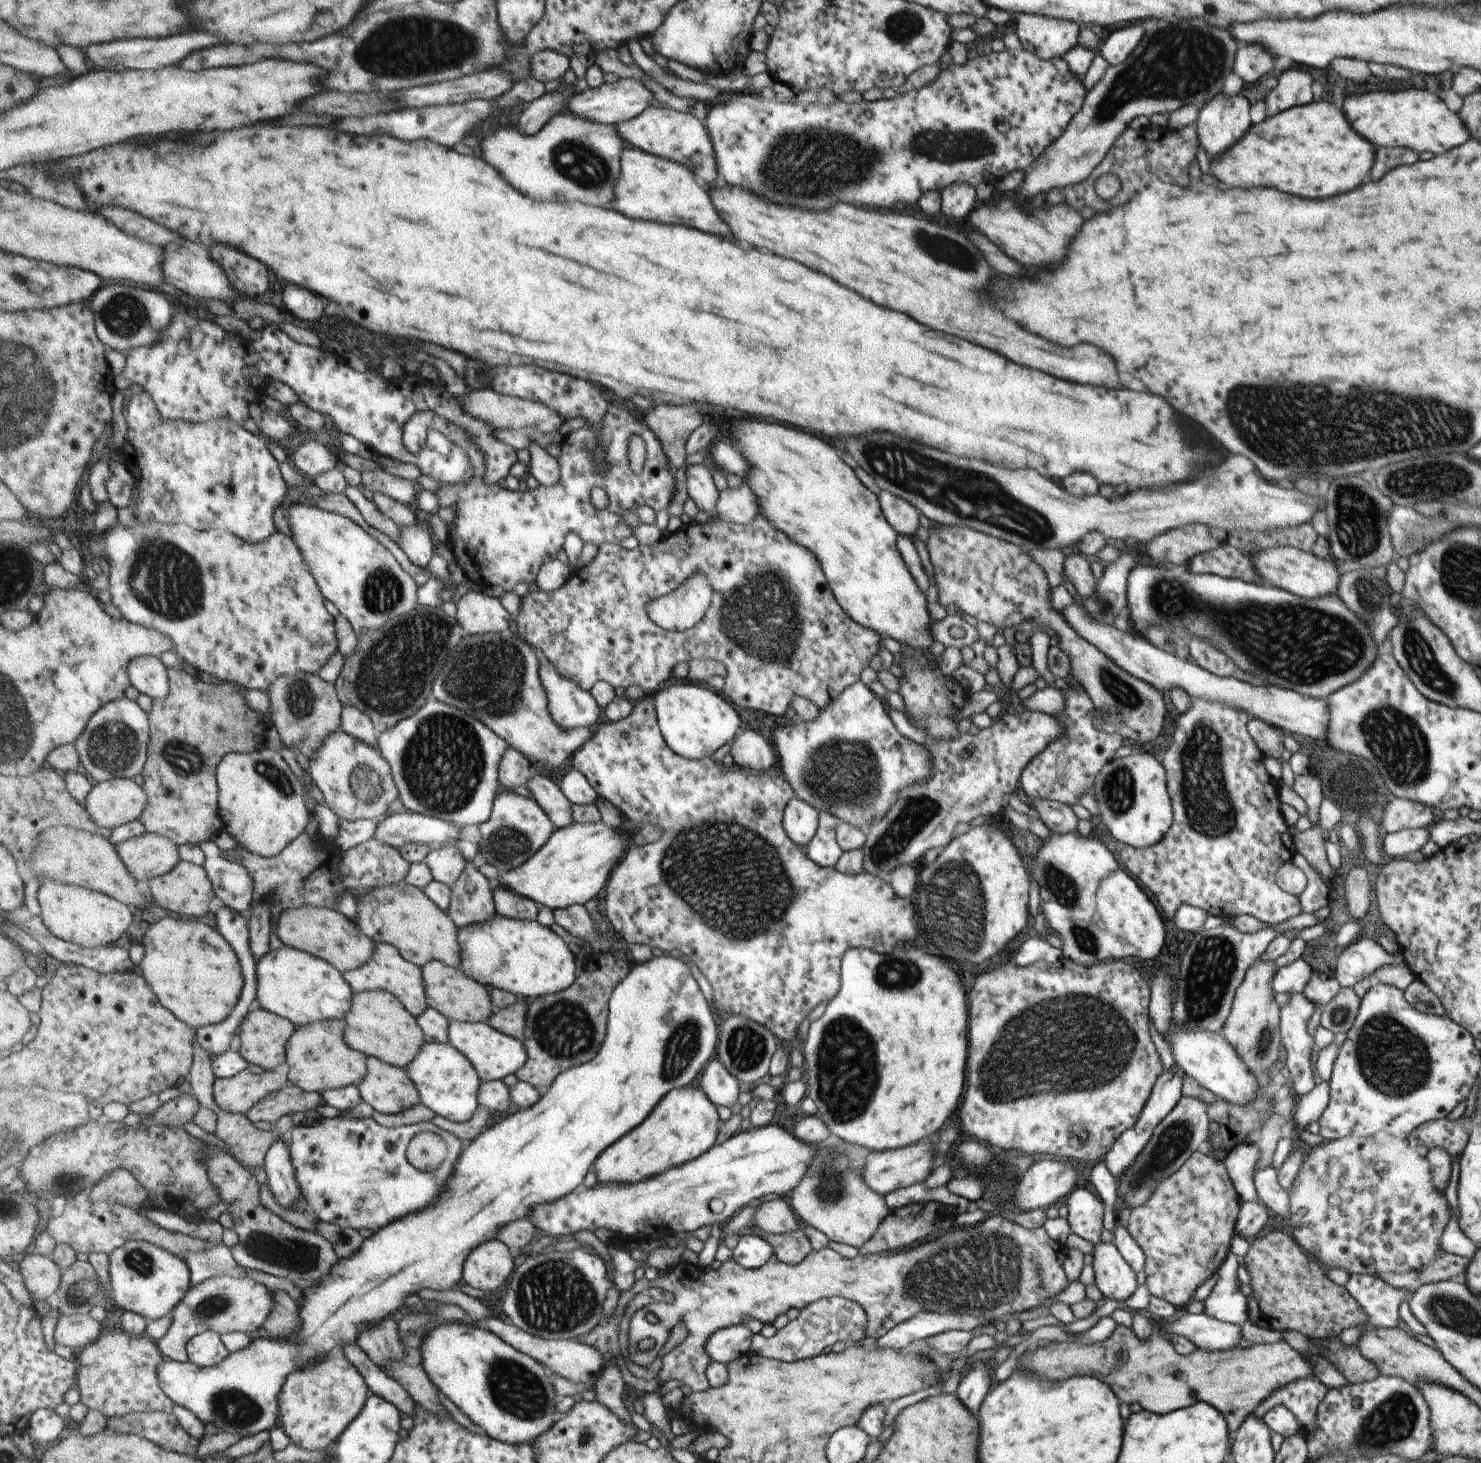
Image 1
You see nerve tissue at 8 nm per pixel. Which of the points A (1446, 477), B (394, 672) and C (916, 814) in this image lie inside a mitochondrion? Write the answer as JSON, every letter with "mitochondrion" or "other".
{"A":"mitochondrion","B":"mitochondrion","C":"mitochondrion"}

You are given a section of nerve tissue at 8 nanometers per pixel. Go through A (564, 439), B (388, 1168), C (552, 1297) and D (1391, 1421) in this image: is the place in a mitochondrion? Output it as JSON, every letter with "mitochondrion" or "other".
{"A":"other","B":"mitochondrion","C":"mitochondrion","D":"mitochondrion"}

